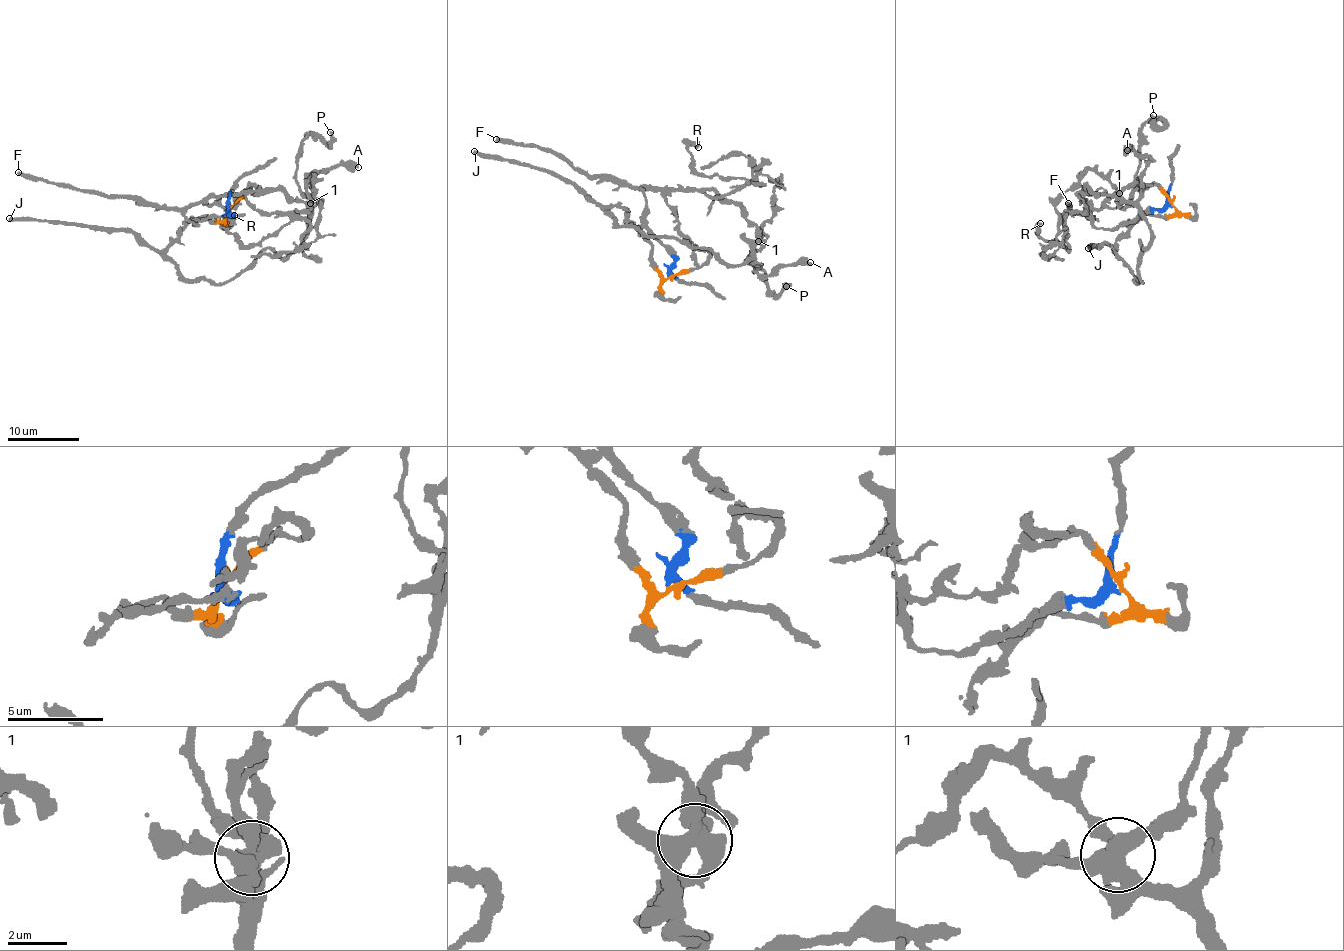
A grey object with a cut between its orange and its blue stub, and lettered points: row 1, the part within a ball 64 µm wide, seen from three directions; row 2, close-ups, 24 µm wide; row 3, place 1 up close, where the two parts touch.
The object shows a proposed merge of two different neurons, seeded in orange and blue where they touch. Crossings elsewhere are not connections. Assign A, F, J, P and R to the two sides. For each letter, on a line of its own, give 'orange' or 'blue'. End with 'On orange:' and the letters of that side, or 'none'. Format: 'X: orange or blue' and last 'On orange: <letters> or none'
A: orange
F: blue
J: orange
P: blue
R: blue
On orange: A, J

